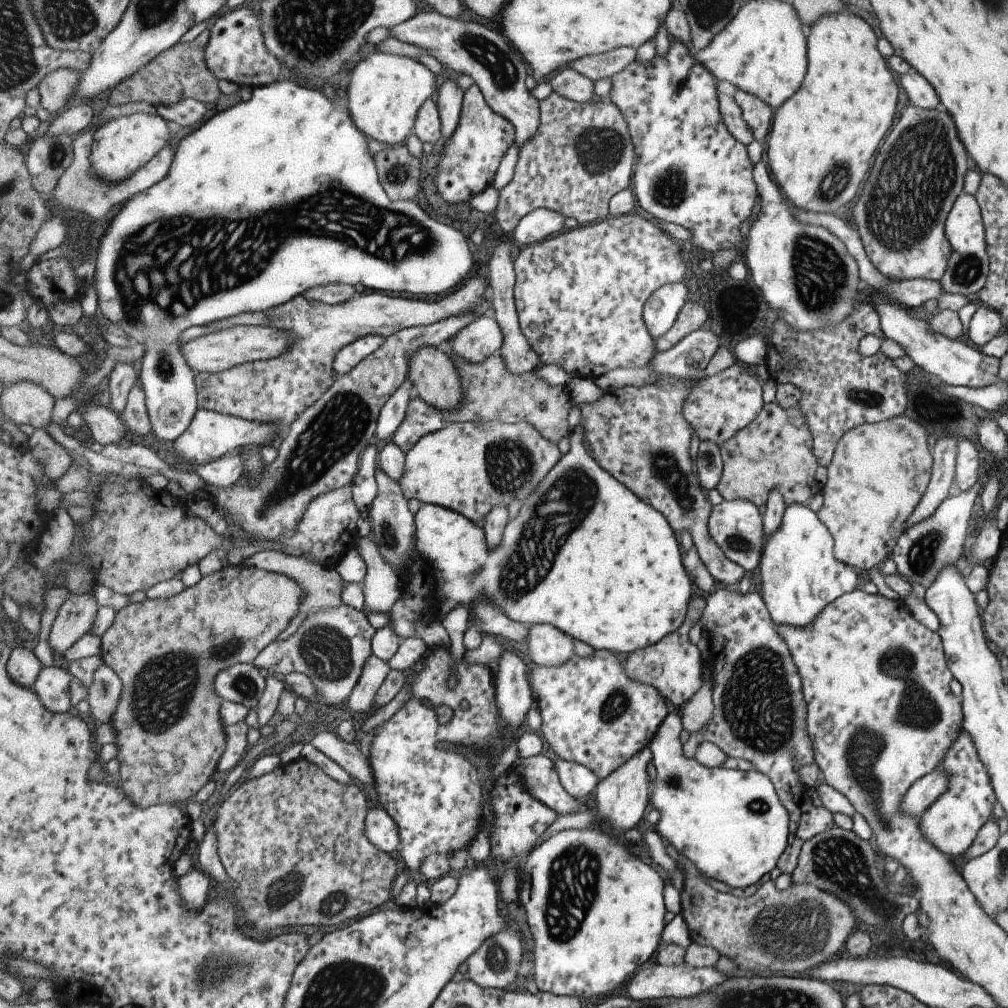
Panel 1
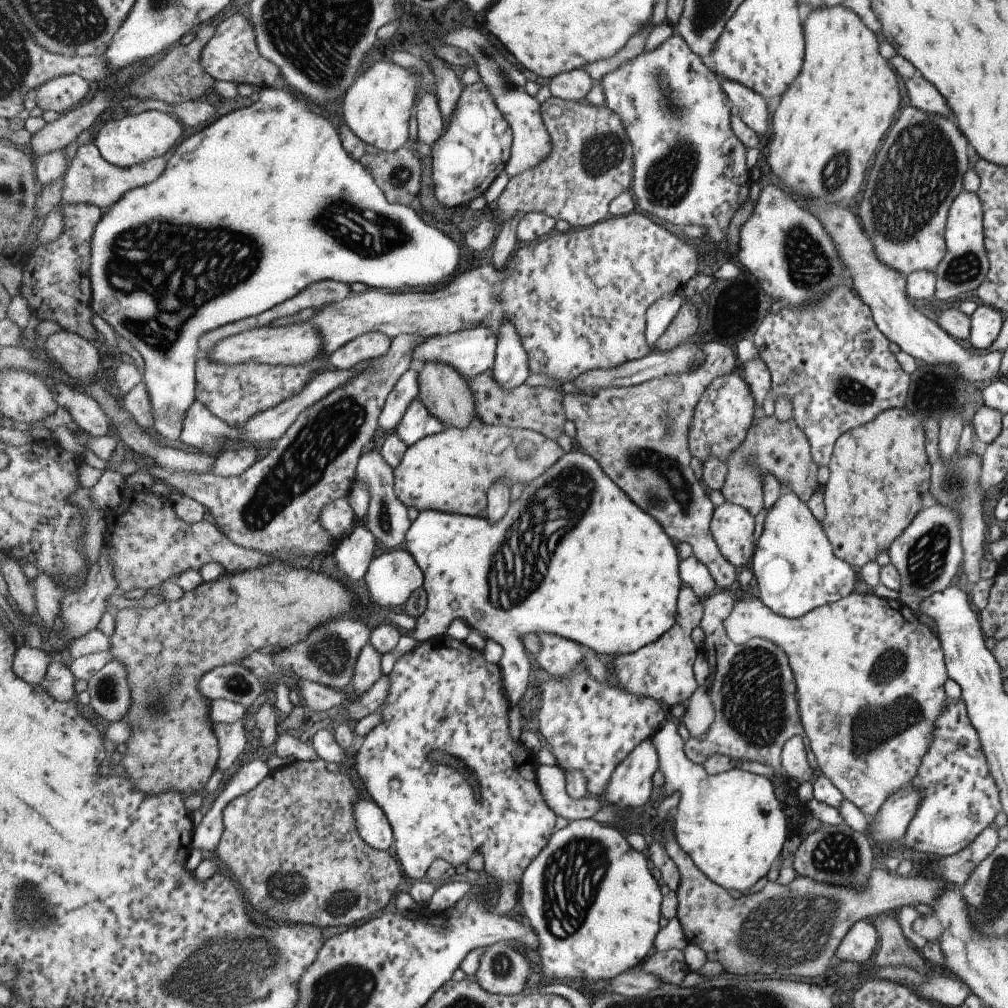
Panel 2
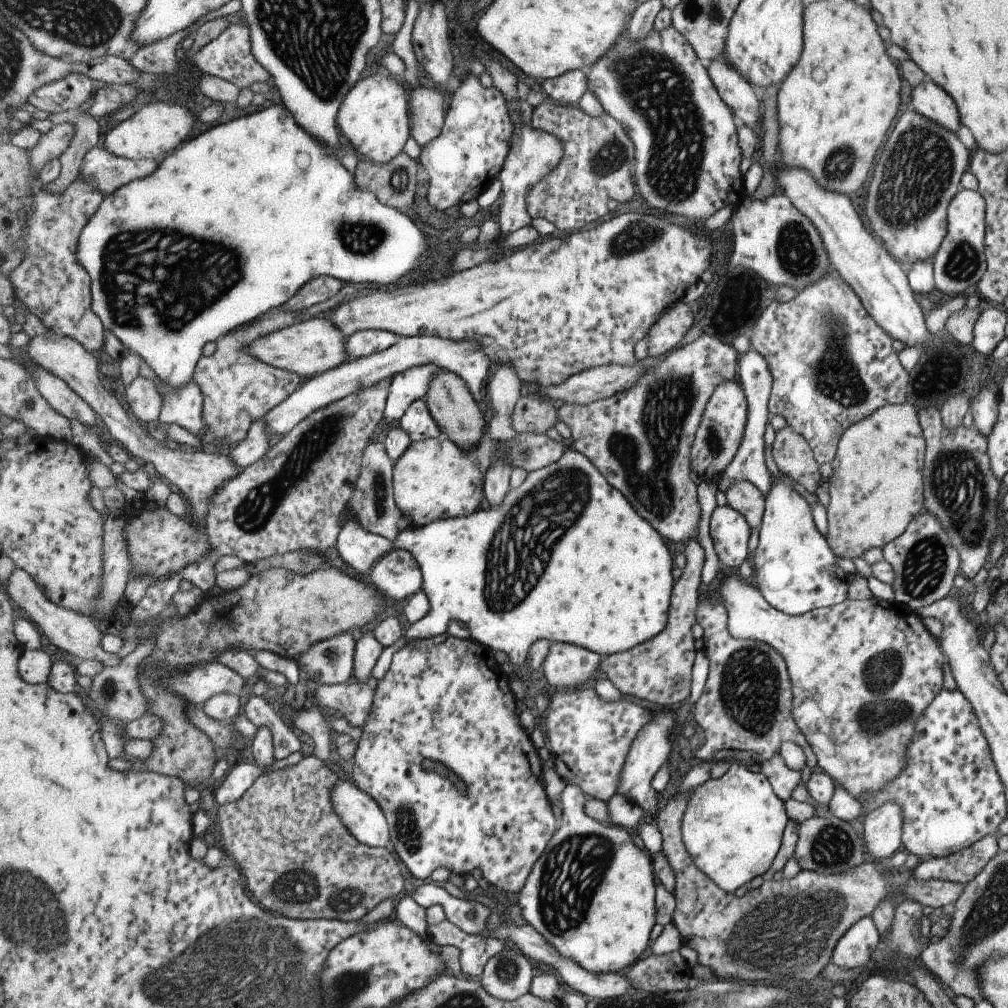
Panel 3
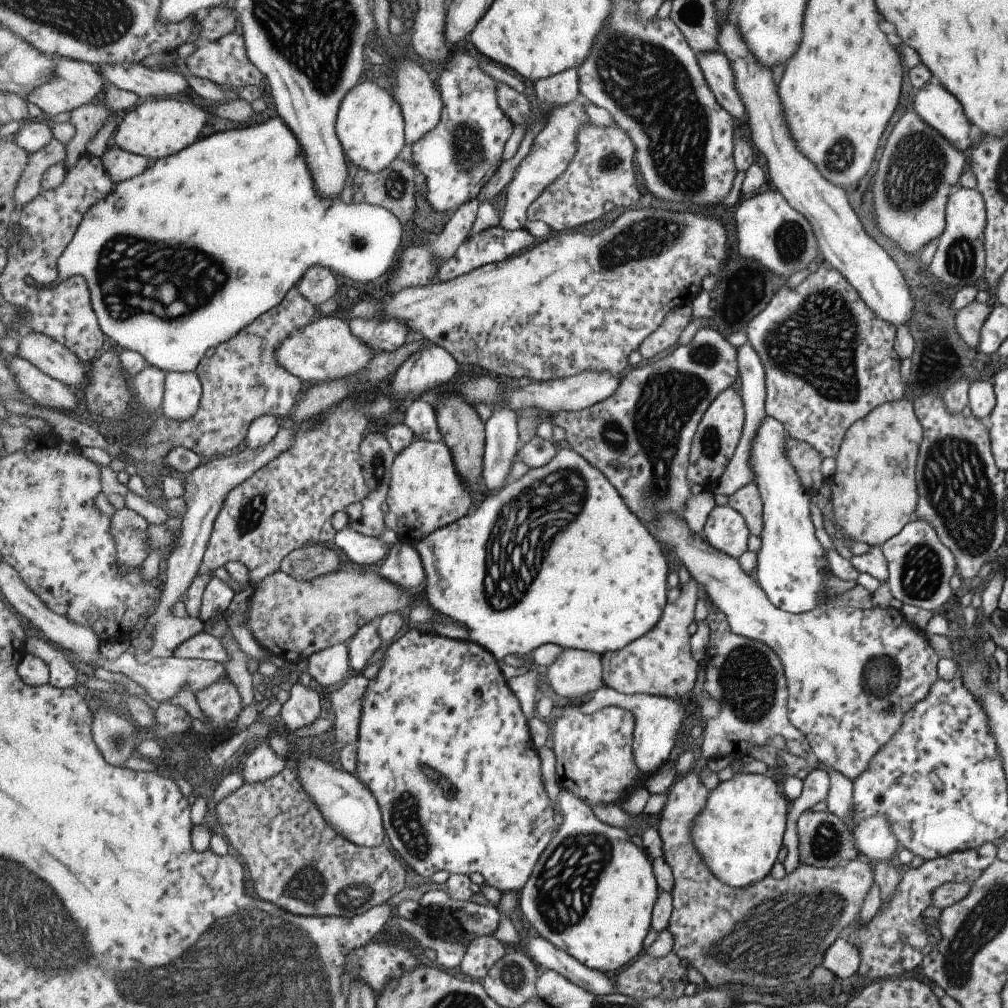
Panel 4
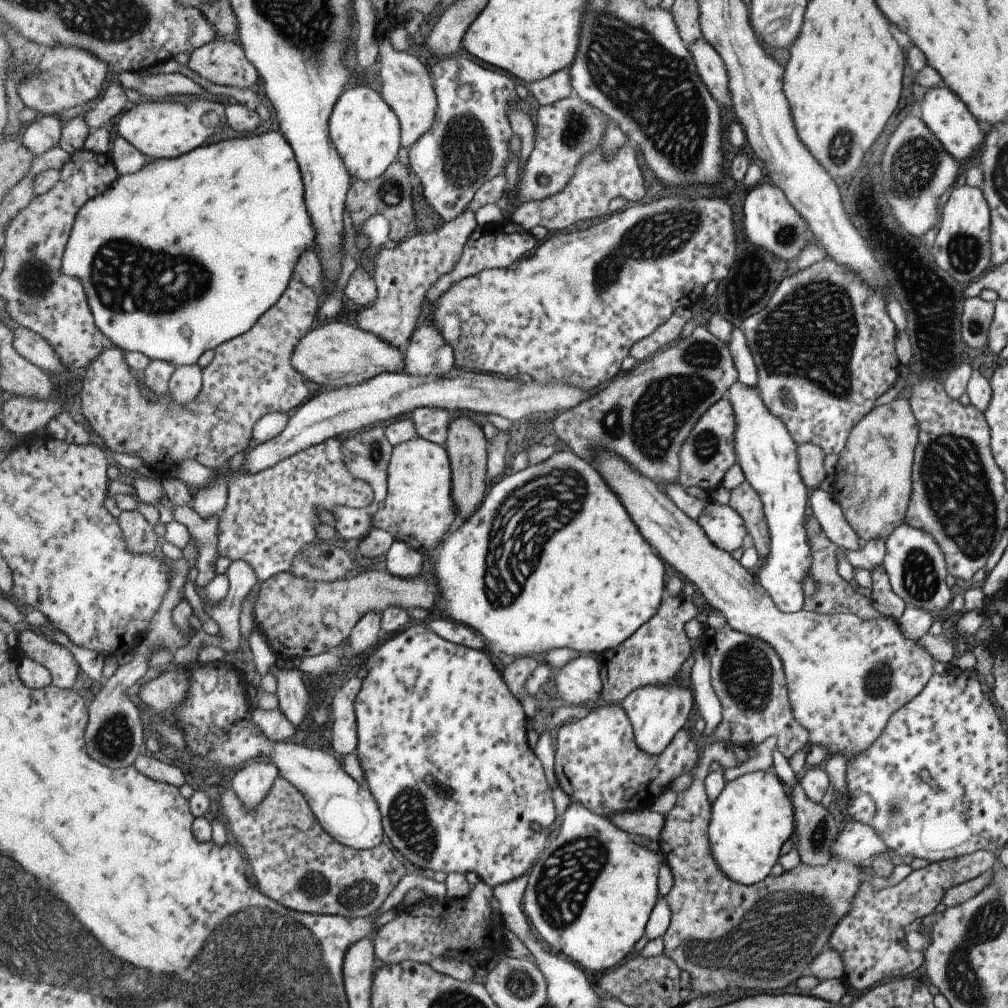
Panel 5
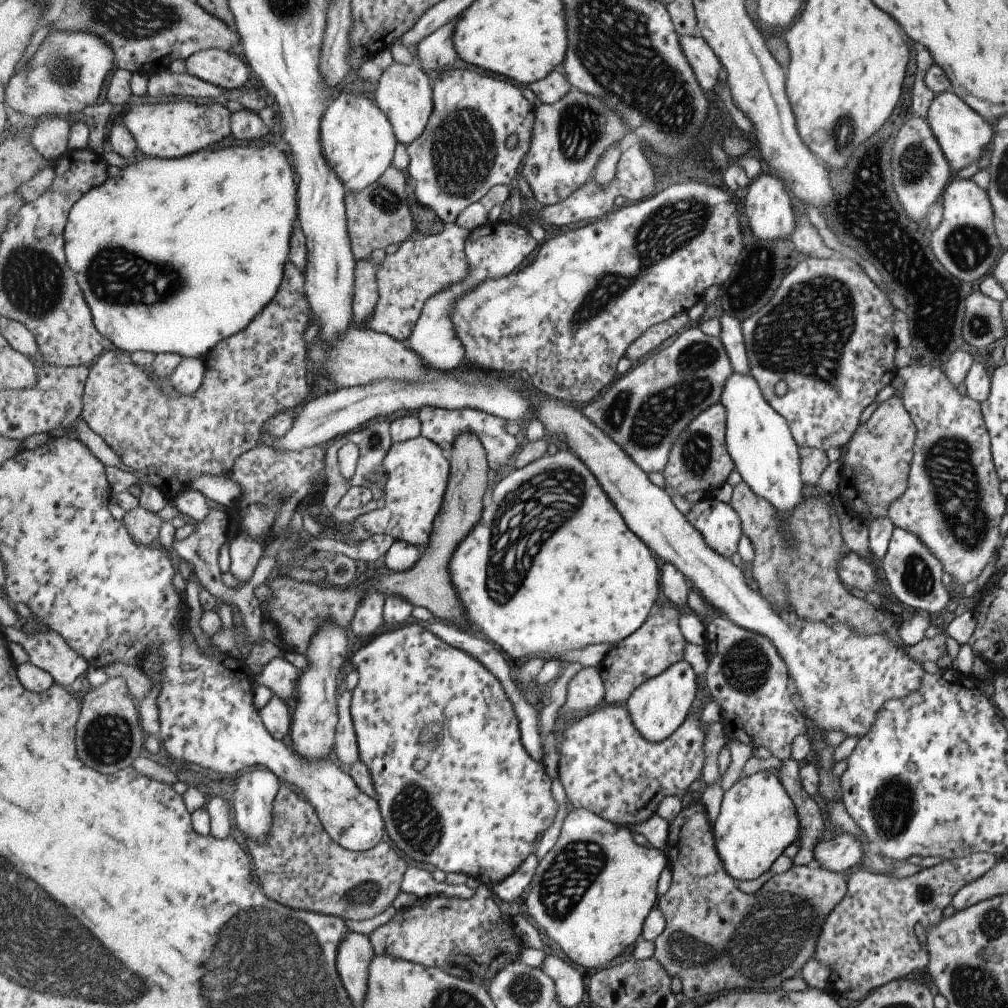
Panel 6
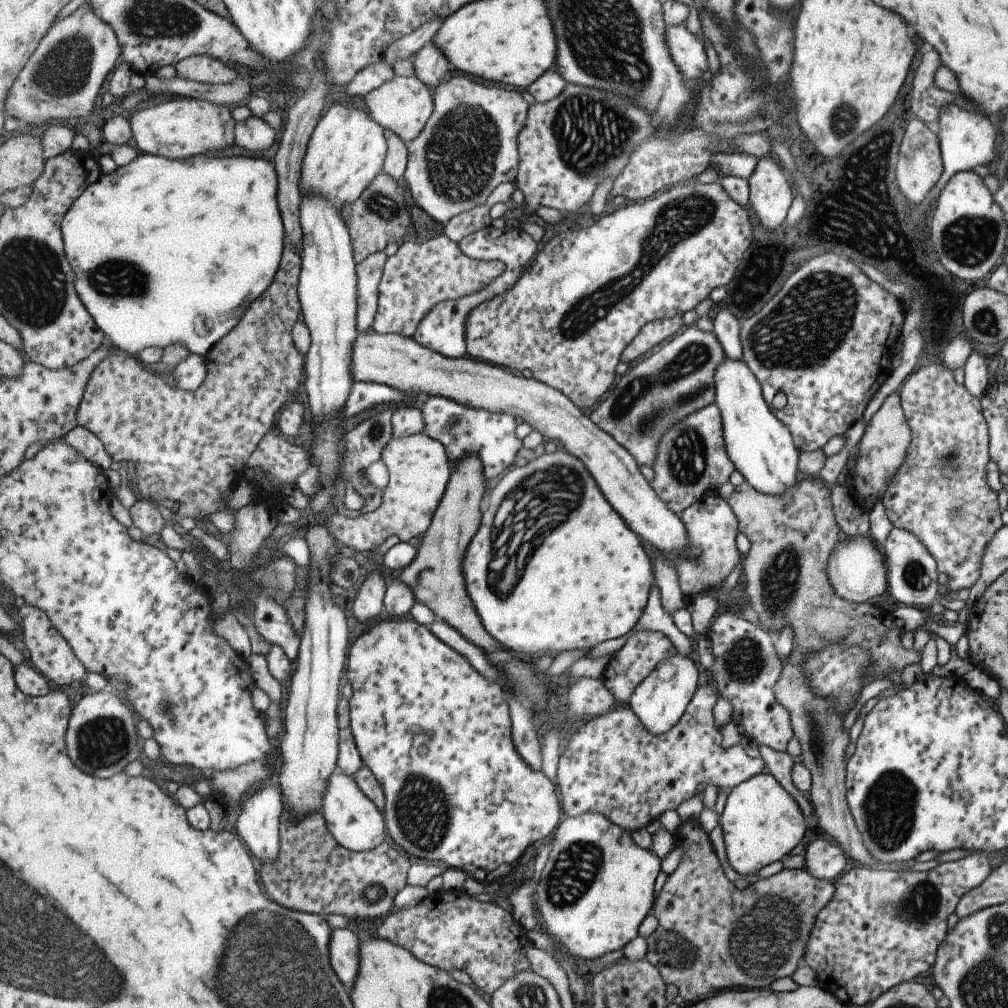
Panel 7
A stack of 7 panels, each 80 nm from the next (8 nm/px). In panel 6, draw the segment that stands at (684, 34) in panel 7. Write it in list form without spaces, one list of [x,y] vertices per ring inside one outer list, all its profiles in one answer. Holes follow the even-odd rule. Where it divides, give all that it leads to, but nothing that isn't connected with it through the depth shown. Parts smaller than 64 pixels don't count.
[[[683,35],[680,43],[695,76],[703,89],[712,89],[717,79],[720,62],[702,36]]]

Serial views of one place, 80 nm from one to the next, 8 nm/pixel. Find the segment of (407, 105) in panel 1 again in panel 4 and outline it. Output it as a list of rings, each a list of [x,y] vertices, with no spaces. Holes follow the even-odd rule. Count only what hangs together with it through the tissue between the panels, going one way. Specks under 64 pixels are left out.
[[[361,82],[341,102],[337,118],[337,131],[345,155],[353,169],[363,168],[377,174],[400,158],[407,145],[405,116],[401,104],[393,98],[391,90],[378,82]]]

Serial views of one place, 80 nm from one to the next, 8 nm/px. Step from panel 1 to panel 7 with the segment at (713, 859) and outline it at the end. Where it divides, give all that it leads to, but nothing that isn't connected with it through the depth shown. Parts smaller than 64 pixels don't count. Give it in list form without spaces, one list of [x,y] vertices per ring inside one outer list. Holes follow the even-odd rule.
[[[759,773],[729,790],[719,822],[723,831],[724,848],[730,866],[741,878],[755,877],[757,871],[773,861],[787,856],[805,834],[804,816],[794,798],[772,777],[770,773]]]

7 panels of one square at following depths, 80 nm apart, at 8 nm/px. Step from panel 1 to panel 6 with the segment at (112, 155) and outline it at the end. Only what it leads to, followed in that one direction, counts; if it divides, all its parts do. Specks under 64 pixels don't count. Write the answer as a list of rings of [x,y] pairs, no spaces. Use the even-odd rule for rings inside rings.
[[[193,100],[138,104],[125,113],[123,122],[143,154],[164,159],[178,159],[195,154],[213,144],[219,144],[232,134],[232,113],[227,106],[217,102],[207,106]]]

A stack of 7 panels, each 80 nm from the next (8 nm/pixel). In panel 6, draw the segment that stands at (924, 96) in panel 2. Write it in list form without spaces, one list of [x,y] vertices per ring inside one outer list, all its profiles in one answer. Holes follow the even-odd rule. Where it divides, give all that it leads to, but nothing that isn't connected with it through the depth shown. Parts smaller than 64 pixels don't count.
[[[951,92],[934,94],[925,120],[936,138],[945,160],[949,163],[950,172],[953,175],[972,162],[976,163],[983,154],[983,148],[992,139],[992,126],[982,116],[967,108],[967,105]]]

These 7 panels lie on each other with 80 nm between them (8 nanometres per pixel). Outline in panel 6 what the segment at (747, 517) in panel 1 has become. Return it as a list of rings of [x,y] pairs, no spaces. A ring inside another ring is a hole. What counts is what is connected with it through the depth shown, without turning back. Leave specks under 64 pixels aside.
[[[701,495],[692,500],[690,512],[685,515],[695,525],[695,528],[704,536],[705,542],[713,552],[729,559],[737,550],[741,529],[739,528],[739,514],[727,503],[717,501],[712,495]]]

